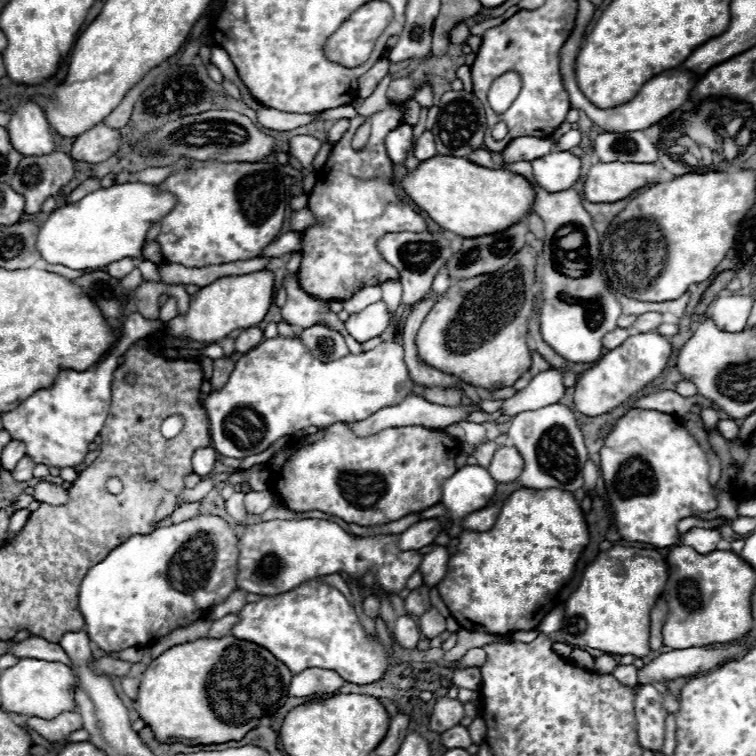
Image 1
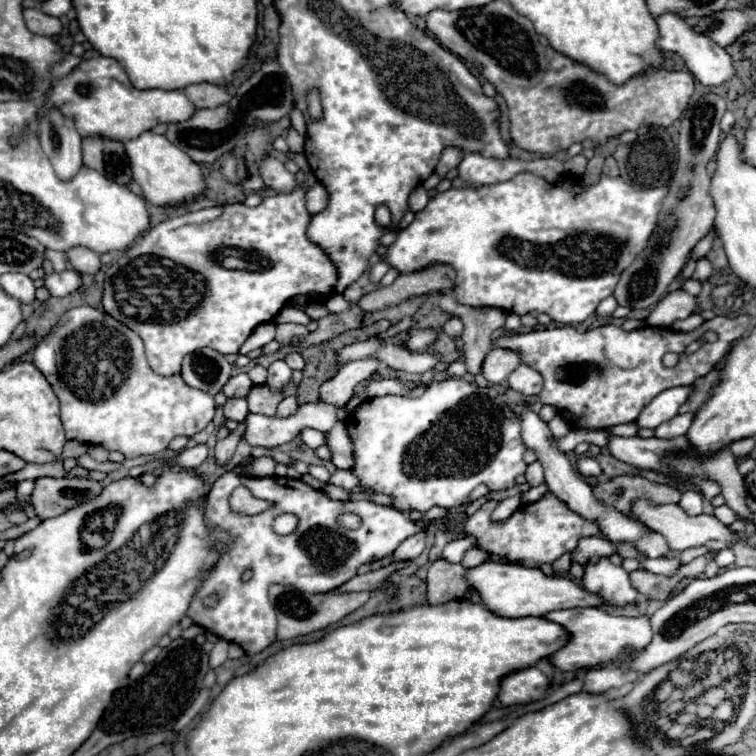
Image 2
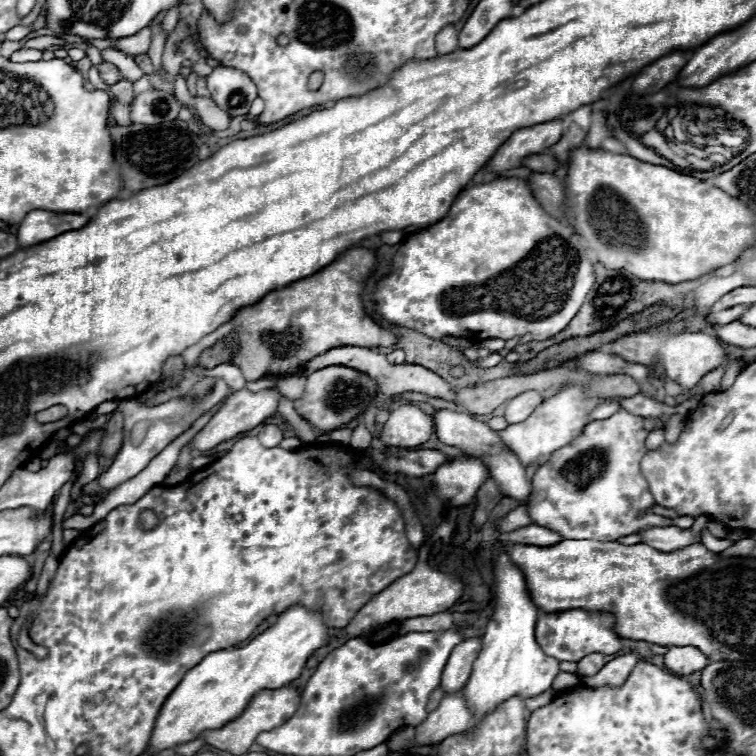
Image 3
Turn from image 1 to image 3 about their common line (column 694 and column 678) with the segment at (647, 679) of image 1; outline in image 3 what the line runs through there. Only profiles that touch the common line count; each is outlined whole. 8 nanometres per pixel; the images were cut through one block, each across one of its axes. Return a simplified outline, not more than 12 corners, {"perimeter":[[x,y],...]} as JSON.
{"perimeter":[[674,646],[664,666],[676,674],[692,674],[708,666],[694,646]]}

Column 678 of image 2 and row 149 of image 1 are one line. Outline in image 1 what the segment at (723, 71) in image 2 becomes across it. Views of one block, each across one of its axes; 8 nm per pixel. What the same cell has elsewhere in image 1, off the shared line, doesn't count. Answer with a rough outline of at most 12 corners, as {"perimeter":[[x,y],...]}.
{"perimeter":[[34,102],[16,104],[6,128],[24,156],[56,150],[48,120]]}

